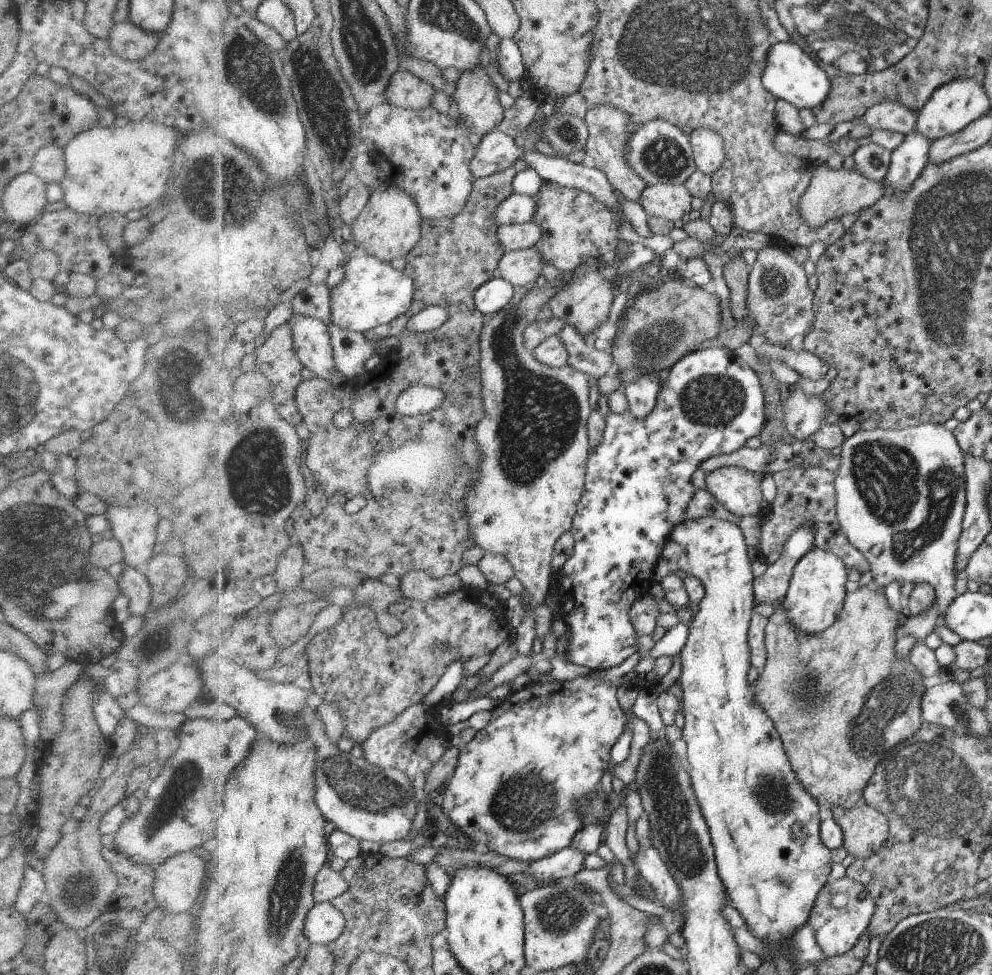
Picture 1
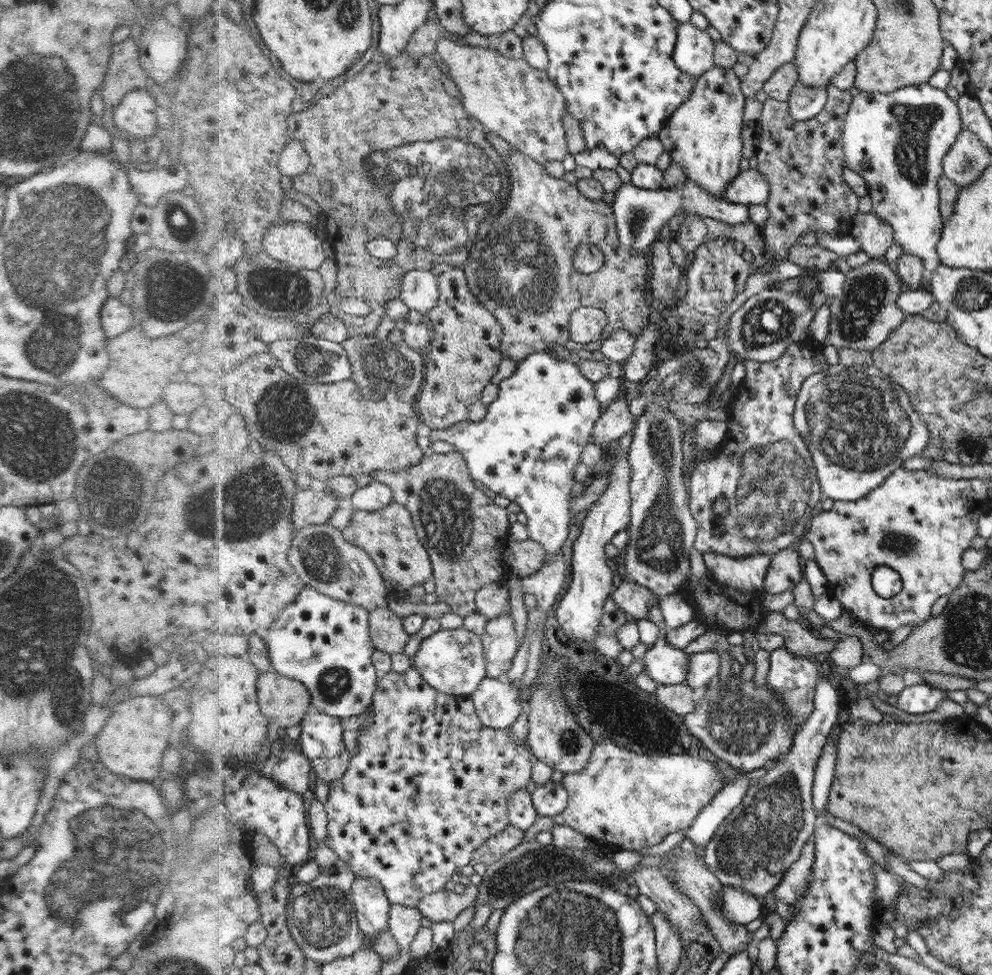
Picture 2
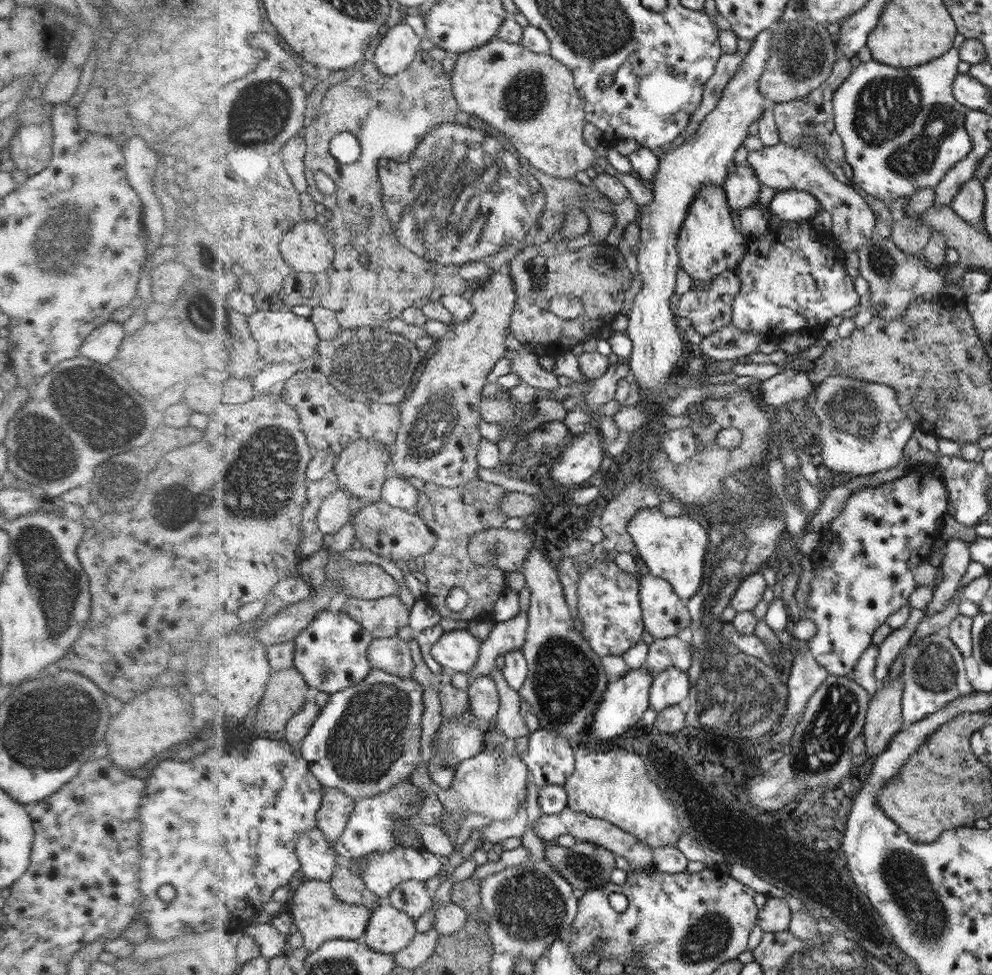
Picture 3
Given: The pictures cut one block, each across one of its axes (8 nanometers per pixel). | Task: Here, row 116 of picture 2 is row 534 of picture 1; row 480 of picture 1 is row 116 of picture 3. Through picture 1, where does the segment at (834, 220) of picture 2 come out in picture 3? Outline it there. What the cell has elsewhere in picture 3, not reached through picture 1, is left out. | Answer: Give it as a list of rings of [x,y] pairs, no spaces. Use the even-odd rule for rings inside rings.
[[[839,54],[837,64],[834,65],[833,76],[829,77],[824,84],[820,85],[812,93],[805,97],[796,99],[795,101],[775,103],[772,106],[775,123],[778,125],[780,132],[780,143],[798,143],[800,139],[810,138],[822,144],[826,156],[834,162],[838,162],[838,166],[846,167],[846,150],[841,134],[837,131],[834,124],[836,111],[833,109],[833,94],[836,89],[848,78],[853,71],[850,58],[846,58],[843,54]]]

